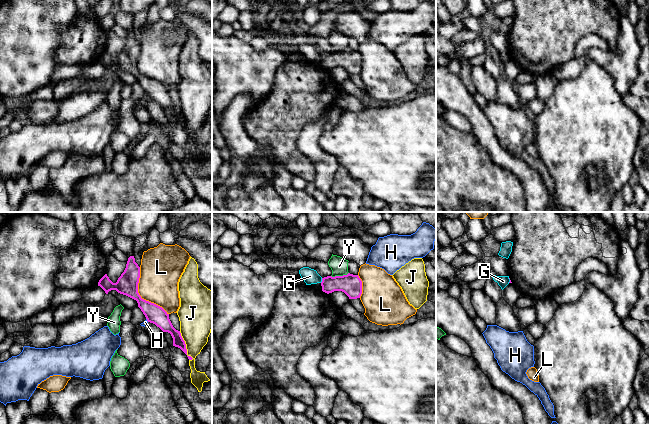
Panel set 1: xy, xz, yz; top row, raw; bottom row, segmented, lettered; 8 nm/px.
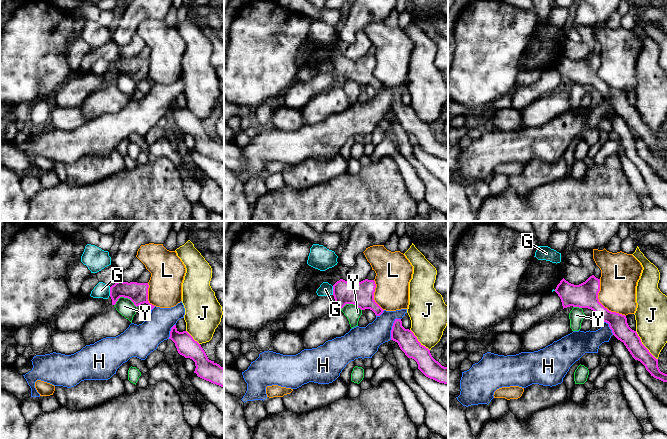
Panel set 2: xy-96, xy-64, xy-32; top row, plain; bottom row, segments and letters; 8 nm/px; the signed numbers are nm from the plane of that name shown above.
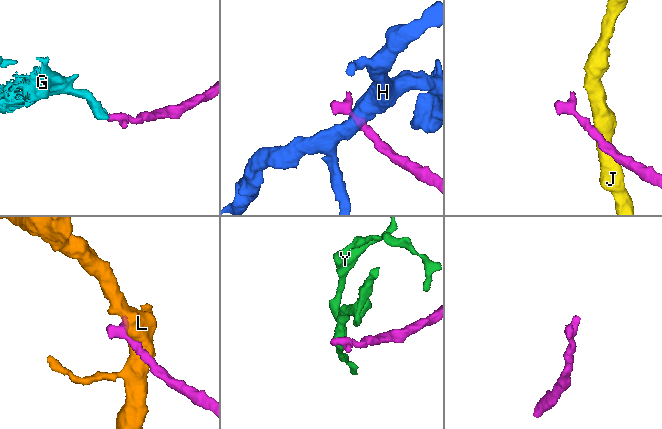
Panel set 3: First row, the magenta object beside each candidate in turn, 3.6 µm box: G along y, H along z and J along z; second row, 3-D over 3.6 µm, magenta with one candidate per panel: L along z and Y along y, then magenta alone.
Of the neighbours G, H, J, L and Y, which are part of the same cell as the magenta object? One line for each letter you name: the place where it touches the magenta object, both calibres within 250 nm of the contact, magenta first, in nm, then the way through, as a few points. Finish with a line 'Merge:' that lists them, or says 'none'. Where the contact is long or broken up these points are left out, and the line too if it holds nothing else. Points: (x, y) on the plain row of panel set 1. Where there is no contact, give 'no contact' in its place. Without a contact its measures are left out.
Merge: none

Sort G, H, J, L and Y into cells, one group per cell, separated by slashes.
G / H / J / L / Y

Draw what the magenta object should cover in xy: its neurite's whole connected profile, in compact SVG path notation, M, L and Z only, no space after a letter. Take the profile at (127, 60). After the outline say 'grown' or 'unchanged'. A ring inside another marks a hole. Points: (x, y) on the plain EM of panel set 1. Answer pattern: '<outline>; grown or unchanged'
M134 32L128 34L126 44L116 59L113 59L107 50L105 50L98 58L106 70L111 66L126 71L137 77L138 83L145 91L148 98L155 100L163 108L168 108L173 114L173 122L180 124L186 131L187 125L180 107L176 106L170 95L169 90L160 82L146 77L141 74L138 69L138 59L140 54L140 43L135 38Z; unchanged

